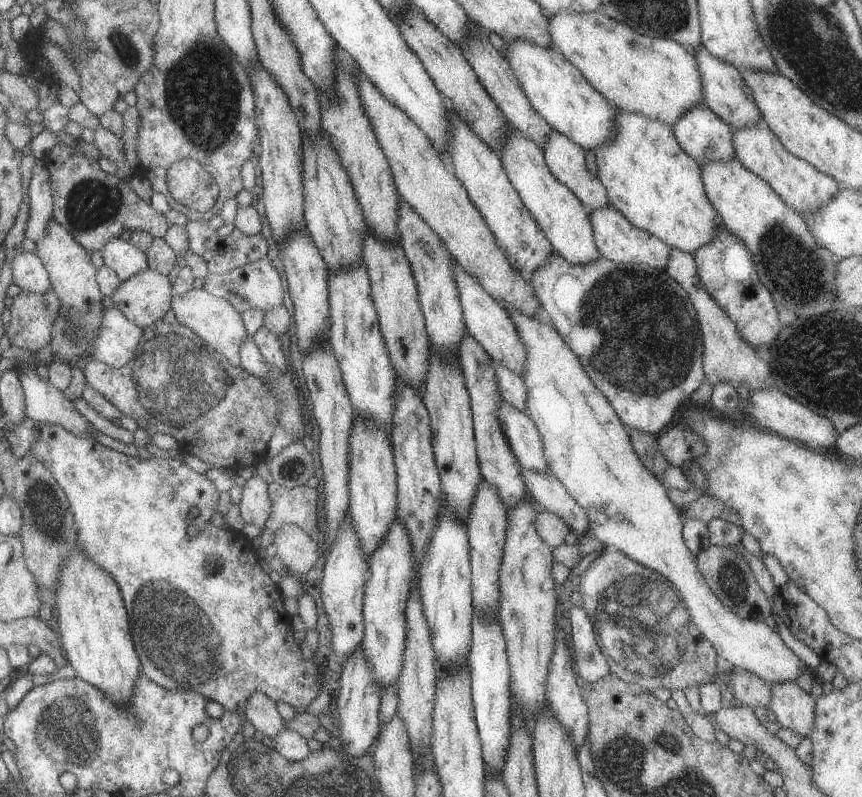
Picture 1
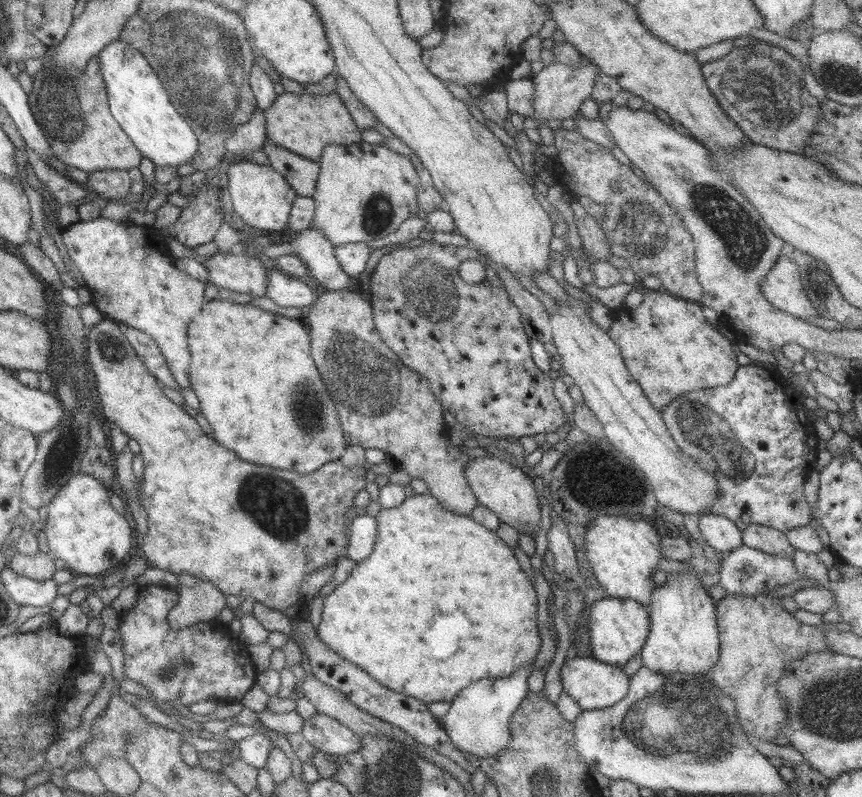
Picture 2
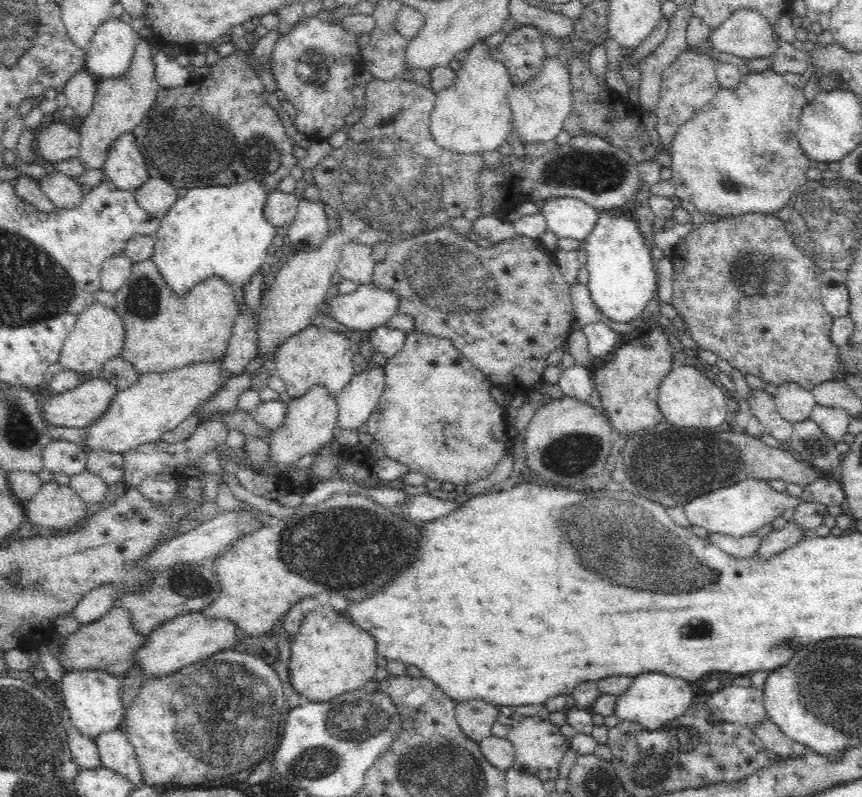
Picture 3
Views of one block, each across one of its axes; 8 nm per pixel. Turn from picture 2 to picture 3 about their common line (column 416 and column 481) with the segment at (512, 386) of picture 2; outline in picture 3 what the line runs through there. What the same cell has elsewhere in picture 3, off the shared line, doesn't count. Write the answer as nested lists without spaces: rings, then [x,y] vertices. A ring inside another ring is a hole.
[[[446,224],[445,226],[440,226],[440,228],[434,228],[434,230],[428,229],[427,232],[418,233],[417,236],[409,237],[408,240],[394,240],[392,244],[388,246],[388,252],[386,252],[384,260],[375,264],[372,282],[378,288],[387,288],[396,293],[397,298],[400,300],[397,313],[412,316],[415,330],[423,332],[424,334],[451,340],[453,345],[464,354],[482,374],[488,377],[489,382],[491,382],[493,386],[498,387],[501,391],[510,393],[510,395],[516,395],[518,392],[530,390],[532,384],[542,379],[542,375],[547,368],[546,359],[548,355],[553,350],[556,350],[556,348],[566,345],[568,336],[572,331],[574,313],[572,311],[573,306],[569,291],[571,284],[566,282],[560,267],[556,264],[555,257],[540,245],[539,239],[532,239],[527,236],[520,236],[519,234],[514,236],[514,238],[510,238],[510,240],[483,244],[470,235],[464,236],[458,233],[450,224]]]

